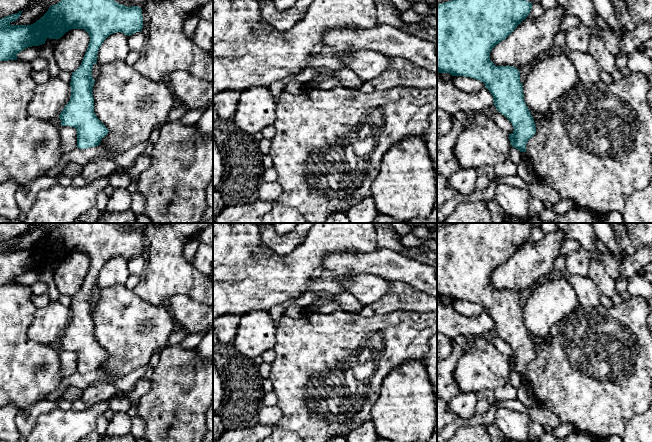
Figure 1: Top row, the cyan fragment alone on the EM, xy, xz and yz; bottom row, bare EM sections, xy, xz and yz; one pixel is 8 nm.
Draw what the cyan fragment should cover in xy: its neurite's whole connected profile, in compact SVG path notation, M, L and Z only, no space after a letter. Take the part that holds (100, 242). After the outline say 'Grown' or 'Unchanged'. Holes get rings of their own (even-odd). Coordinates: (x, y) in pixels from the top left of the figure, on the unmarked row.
M62 223L49 231L48 235L31 249L11 249L21 240L22 235L0 243L0 285L17 284L22 274L45 268L47 262L60 263L71 253L84 253L90 261L87 275L79 292L71 300L70 325L59 339L61 350L74 351L77 354L77 370L87 373L100 369L109 354L94 337L92 292L97 287L97 278L104 264L113 257L121 256L130 260L142 255L142 233L138 230L127 231L113 223Z. Unchanged

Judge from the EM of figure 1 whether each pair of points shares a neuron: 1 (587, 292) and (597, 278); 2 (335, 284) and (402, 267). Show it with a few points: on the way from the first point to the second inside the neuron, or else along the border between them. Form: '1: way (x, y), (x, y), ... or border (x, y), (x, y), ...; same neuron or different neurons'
1: border (587, 276), (601, 294); different neurons
2: border (323, 268), (341, 274), (356, 274); different neurons

